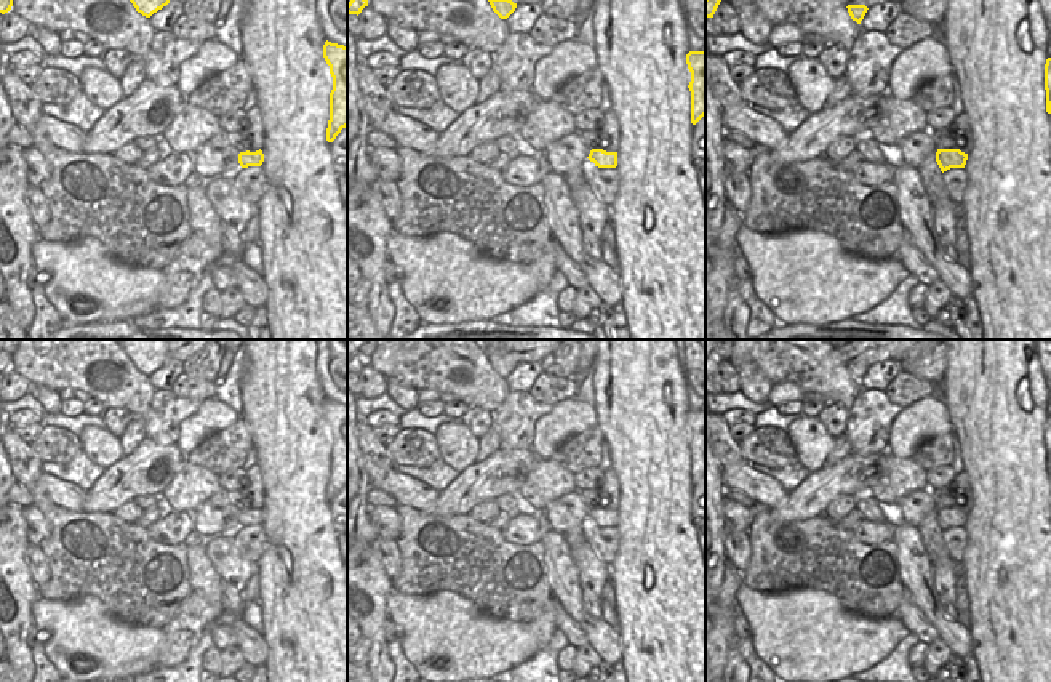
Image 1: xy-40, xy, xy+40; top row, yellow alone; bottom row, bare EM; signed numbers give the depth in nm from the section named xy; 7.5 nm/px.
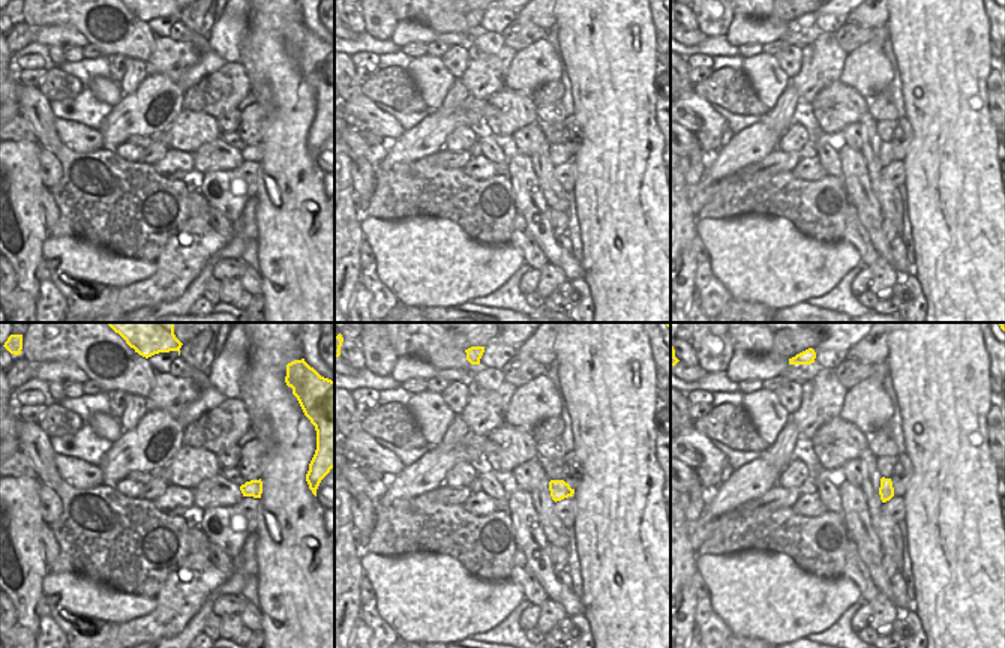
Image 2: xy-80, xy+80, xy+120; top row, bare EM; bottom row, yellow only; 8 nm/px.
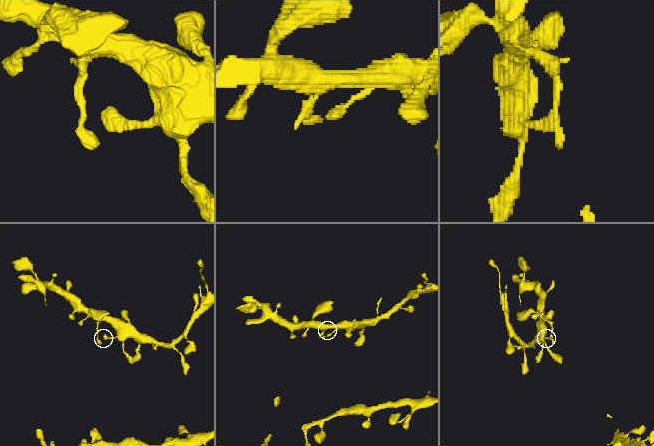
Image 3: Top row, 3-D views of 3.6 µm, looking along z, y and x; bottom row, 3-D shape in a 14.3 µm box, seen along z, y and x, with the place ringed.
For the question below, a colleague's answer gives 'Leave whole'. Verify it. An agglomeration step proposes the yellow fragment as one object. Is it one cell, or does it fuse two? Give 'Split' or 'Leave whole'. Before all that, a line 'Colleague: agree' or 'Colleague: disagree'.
Colleague: agree
Leave whole.

